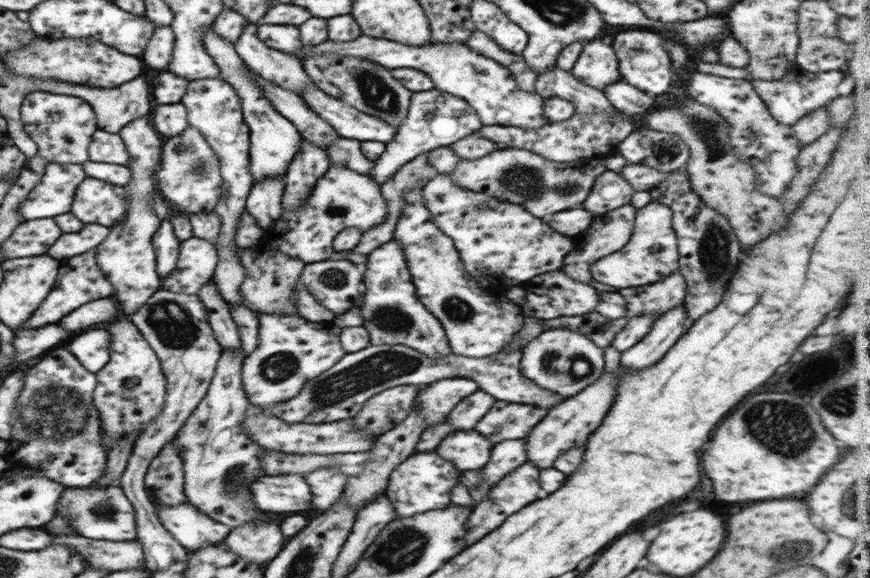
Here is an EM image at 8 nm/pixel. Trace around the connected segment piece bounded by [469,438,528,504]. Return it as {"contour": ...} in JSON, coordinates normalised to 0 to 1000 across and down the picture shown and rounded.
{"contour":[[[594,758],[578,761],[572,772],[568,772],[563,796],[553,810],[555,832],[539,851],[547,872],[556,869],[561,851],[564,851],[579,824],[603,801],[602,792],[607,792],[607,784],[603,780],[602,765],[603,758]]]}

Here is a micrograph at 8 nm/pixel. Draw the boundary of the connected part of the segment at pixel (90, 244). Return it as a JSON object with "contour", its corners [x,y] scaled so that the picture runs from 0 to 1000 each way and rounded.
{"contour":[[[98,388],[86,403],[71,403],[67,417],[53,436],[57,446],[74,453],[89,441],[94,441],[115,426],[125,394],[110,388]]]}

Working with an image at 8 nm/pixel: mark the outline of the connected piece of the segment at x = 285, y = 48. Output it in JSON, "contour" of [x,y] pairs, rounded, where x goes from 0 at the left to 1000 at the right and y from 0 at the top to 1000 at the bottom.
{"contour":[[[302,42],[295,47],[297,66],[310,83],[341,97],[349,81],[344,47],[328,42]]]}

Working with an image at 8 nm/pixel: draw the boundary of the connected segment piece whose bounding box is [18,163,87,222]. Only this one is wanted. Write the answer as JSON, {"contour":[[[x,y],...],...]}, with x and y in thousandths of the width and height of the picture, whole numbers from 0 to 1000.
{"contour":[[[56,284],[52,291],[48,313],[23,353],[21,369],[25,382],[61,377],[82,369],[90,322],[99,308],[94,285]]]}

